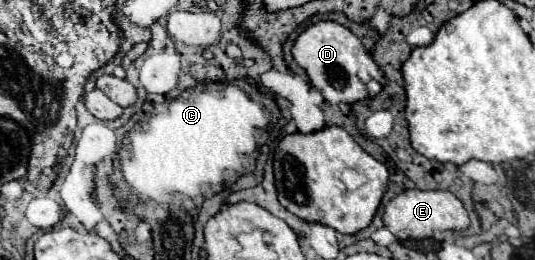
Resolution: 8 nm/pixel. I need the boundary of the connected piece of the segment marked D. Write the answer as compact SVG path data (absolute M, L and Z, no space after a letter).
M319 21L305 27L295 39L291 53L297 65L307 71L311 85L321 91L327 103L355 103L377 95L385 85L385 77L371 59L369 51L365 51L361 41L347 27L335 21Z

